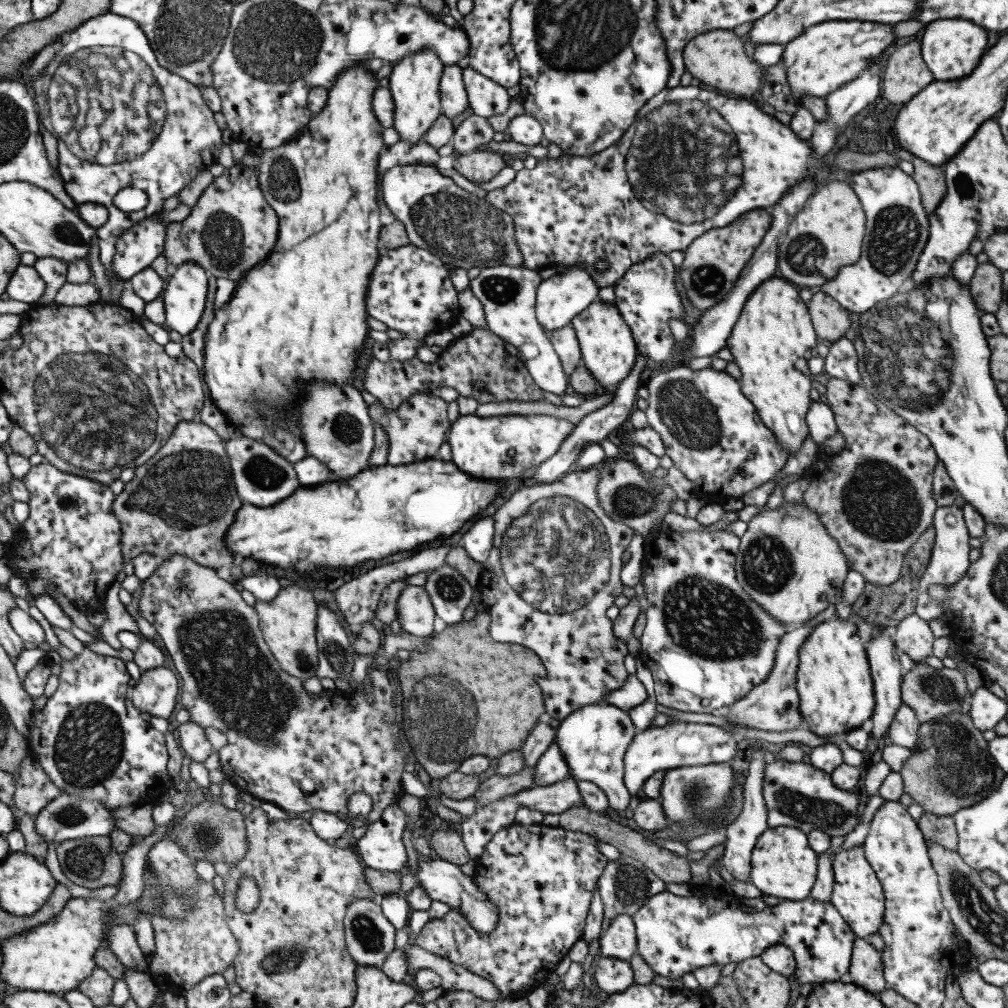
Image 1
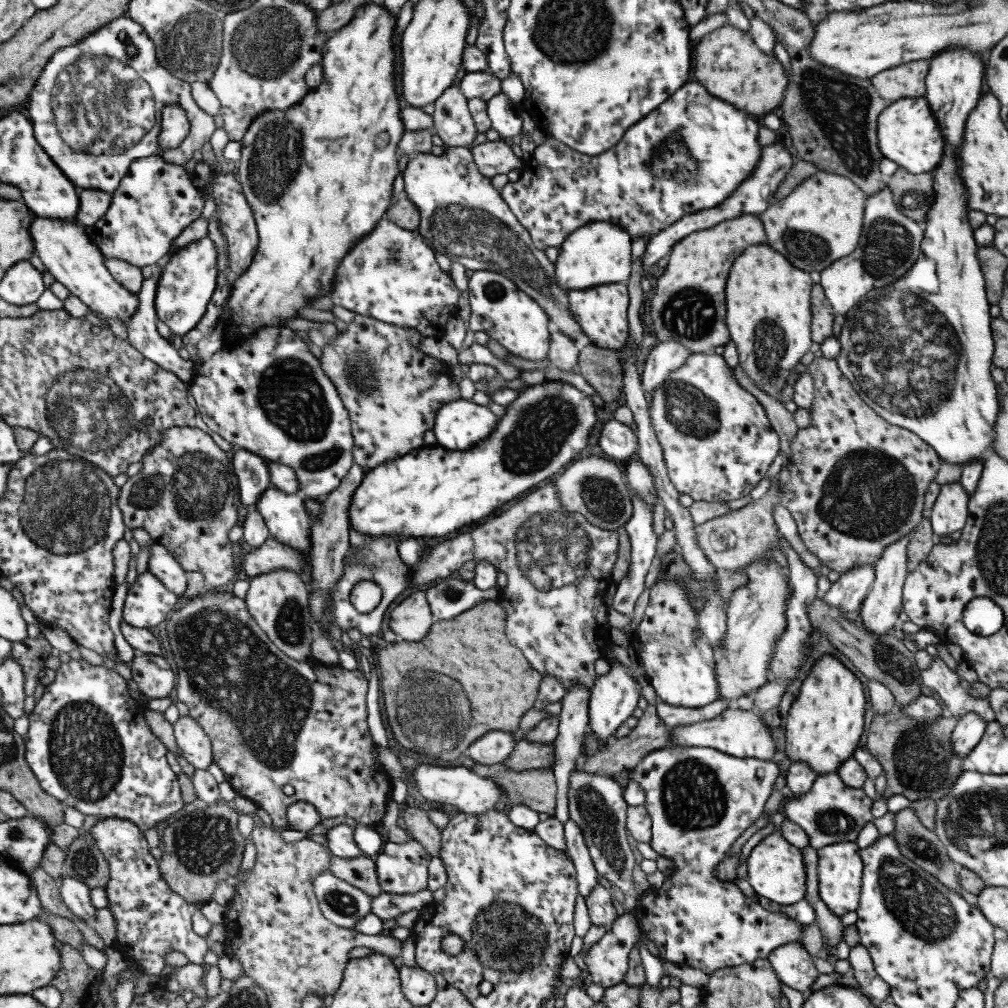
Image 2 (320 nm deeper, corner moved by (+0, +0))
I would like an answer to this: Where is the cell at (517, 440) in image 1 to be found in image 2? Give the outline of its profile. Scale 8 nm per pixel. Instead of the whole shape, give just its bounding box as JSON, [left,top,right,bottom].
[433,398,497,450]

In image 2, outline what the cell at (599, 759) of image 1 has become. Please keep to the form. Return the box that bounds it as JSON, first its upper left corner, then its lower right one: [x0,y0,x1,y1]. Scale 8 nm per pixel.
[588,661,640,744]

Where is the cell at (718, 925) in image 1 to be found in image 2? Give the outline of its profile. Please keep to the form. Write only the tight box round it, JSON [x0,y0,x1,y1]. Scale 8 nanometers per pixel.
[628,744,801,974]

